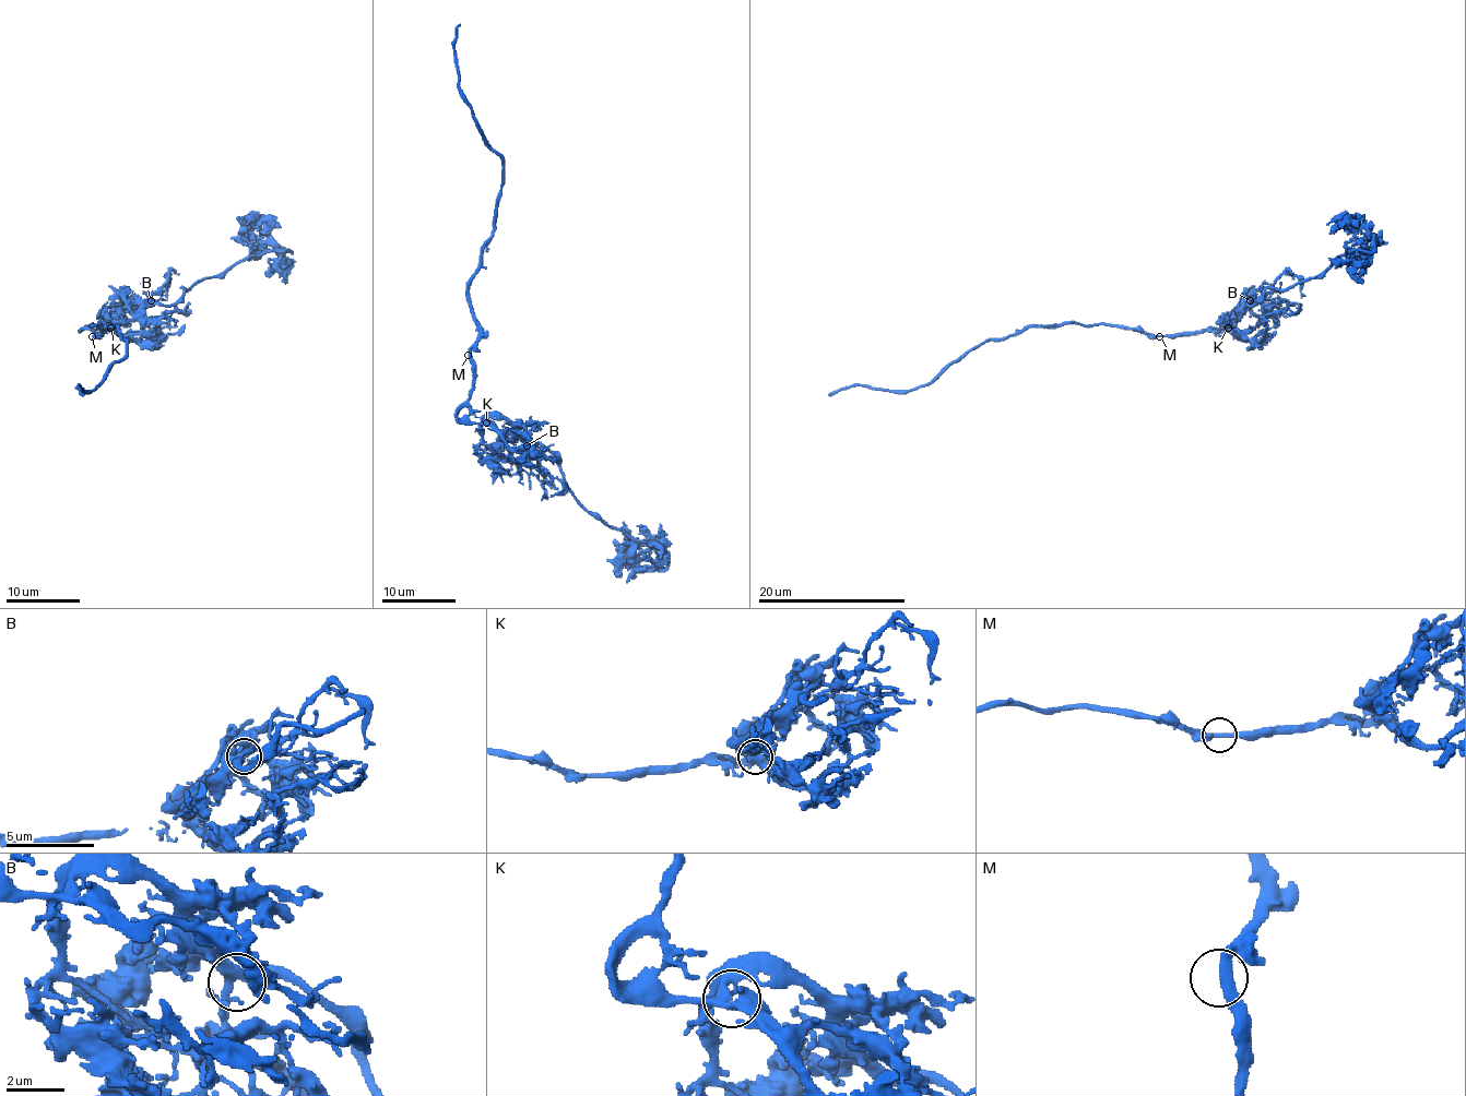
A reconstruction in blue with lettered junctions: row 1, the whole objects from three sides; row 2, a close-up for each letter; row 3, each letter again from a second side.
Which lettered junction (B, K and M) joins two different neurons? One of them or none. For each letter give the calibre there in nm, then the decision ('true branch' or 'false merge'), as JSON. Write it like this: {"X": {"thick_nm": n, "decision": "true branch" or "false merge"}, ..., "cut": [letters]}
{"B": {"thick_nm": 360, "decision": "true branch"}, "K": {"thick_nm": 400, "decision": "true branch"}, "M": {"thick_nm": 340, "decision": "true branch"}, "cut": []}

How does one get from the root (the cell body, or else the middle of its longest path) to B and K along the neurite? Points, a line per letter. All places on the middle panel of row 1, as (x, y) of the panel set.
B: (471, 355), (473, 390), (468, 401), (468, 417), (477, 424), (505, 419), (527, 445)
K: (471, 355), (473, 390), (468, 401), (468, 417), (486, 424)

